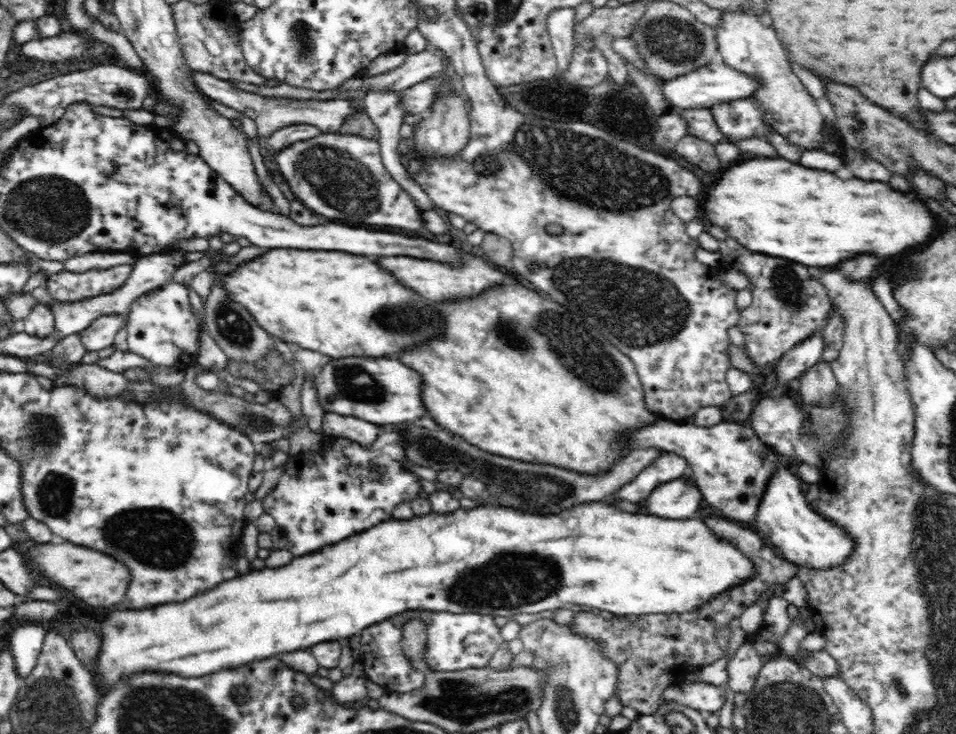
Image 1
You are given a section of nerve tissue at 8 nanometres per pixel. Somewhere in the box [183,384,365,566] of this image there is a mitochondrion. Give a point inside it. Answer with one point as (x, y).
(260, 423)

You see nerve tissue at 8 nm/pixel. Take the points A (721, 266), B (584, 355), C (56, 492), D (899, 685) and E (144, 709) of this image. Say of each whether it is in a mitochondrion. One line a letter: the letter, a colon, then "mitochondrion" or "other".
A: other
B: mitochondrion
C: mitochondrion
D: mitochondrion
E: mitochondrion

